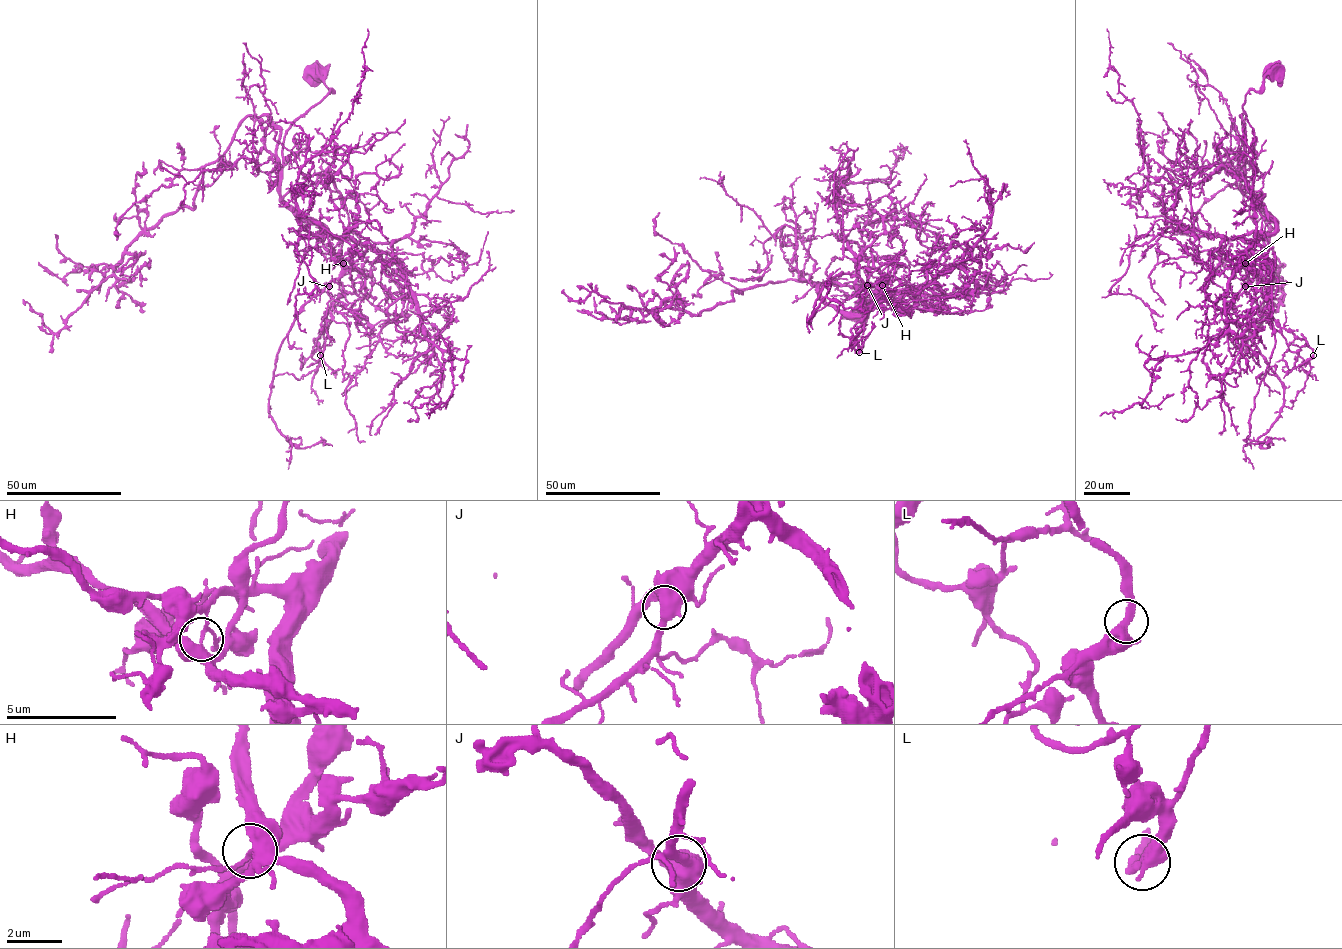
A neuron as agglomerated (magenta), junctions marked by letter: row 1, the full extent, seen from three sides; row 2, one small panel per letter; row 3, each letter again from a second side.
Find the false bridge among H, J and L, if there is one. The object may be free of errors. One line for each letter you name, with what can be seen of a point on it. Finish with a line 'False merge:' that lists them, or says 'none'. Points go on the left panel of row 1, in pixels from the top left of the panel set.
H: (343, 263)
False merge: H

